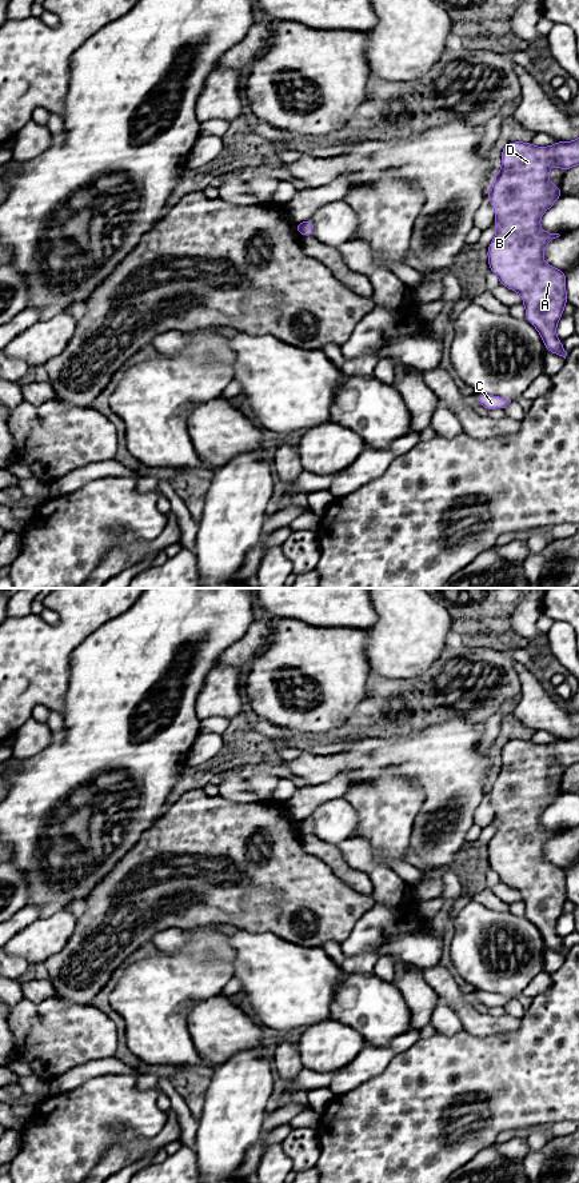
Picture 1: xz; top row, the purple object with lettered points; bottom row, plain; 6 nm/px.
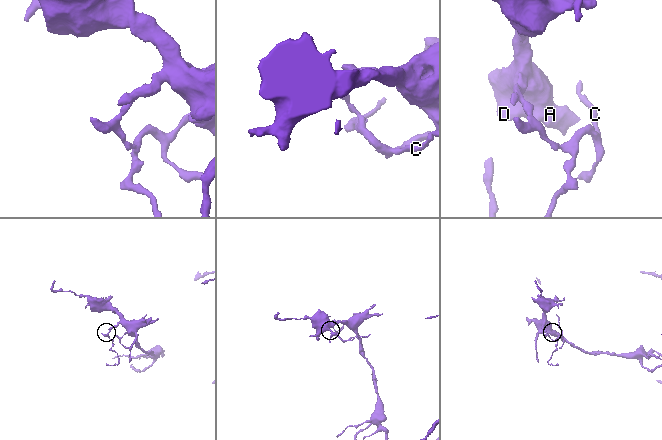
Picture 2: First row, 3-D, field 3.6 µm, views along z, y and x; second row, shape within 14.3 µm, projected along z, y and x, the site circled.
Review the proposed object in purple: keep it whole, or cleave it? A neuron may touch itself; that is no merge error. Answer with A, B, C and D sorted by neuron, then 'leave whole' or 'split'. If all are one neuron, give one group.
A B D / C | split

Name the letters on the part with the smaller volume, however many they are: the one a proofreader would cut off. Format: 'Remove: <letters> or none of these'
Remove: C

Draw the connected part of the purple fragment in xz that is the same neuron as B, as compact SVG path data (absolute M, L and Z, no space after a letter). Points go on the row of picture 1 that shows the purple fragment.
M579 139L574 141L556 141L550 147L535 147L531 143L512 141L502 148L502 168L496 172L487 196L496 213L494 227L496 235L487 249L488 265L503 287L519 292L526 308L526 320L540 333L544 348L566 359L567 352L556 336L556 325L563 315L567 303L566 273L562 269L548 265L544 259L546 245L559 237L559 233L550 233L540 228L540 217L563 195L560 187L548 180L550 169L556 165L563 172L579 165Z

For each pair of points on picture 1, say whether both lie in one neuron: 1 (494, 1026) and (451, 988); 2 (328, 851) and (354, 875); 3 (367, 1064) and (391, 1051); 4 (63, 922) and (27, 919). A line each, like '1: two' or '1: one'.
1: one
2: one
3: one
4: two

